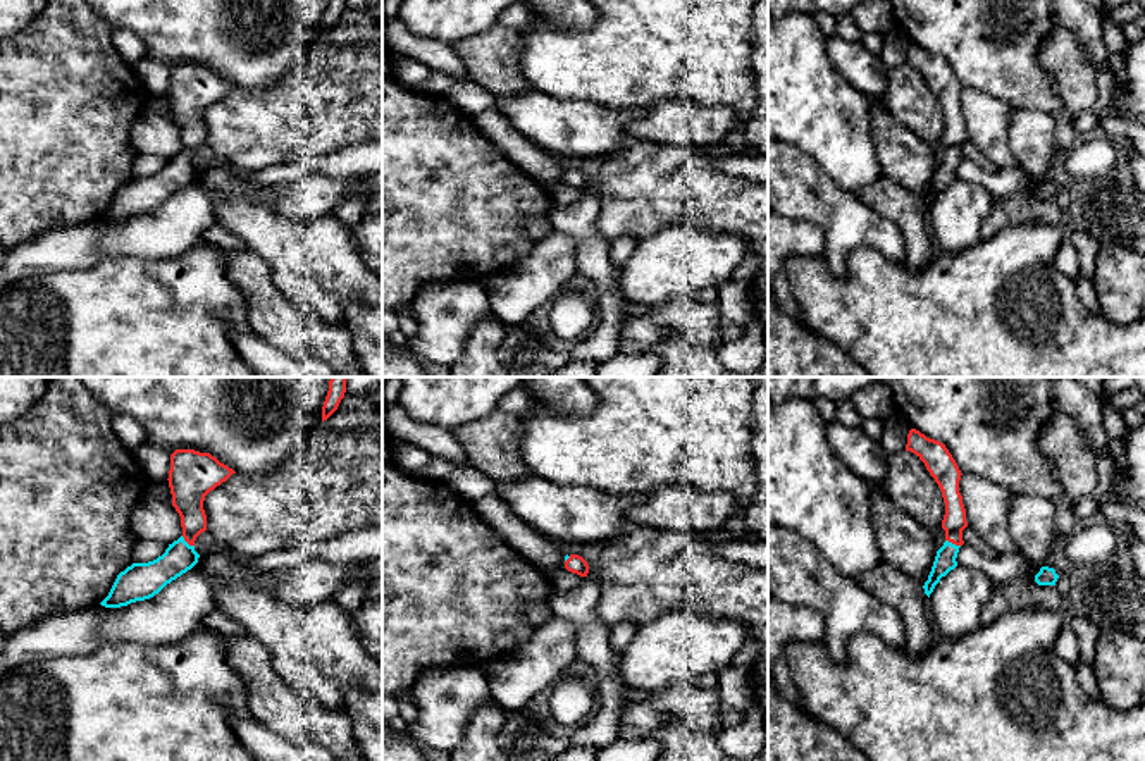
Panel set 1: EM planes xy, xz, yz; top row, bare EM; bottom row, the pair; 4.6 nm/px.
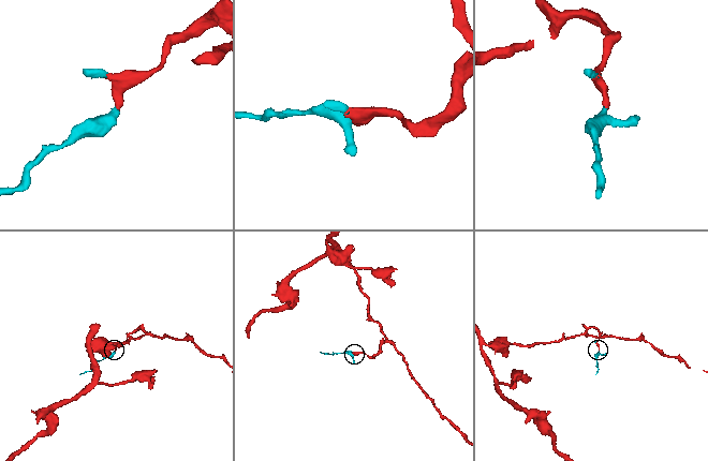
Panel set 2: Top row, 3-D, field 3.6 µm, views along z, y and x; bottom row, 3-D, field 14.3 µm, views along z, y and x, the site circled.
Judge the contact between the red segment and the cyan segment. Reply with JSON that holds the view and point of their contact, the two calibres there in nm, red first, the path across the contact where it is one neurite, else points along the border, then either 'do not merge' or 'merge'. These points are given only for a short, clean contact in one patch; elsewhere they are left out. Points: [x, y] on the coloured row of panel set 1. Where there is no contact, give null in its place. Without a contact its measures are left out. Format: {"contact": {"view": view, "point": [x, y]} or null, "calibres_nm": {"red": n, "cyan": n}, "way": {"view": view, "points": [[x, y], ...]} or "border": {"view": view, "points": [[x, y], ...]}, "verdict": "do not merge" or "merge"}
{"contact": {"view": "yz", "point": [953, 543]}, "calibres_nm": {"red": 110, "cyan": 100}, "verdict": "merge"}

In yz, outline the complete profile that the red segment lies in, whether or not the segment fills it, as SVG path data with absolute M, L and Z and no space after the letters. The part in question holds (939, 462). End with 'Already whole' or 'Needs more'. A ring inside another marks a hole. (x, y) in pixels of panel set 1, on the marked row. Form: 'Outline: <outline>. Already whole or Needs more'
Outline: M911 429L907 434L906 451L914 453L925 463L926 470L938 484L945 503L945 515L942 520L945 542L937 551L931 572L923 585L925 594L930 597L940 578L957 566L956 558L959 548L964 544L962 530L968 527L968 522L962 496L959 492L962 473L945 444L926 437L916 429Z. Needs more

